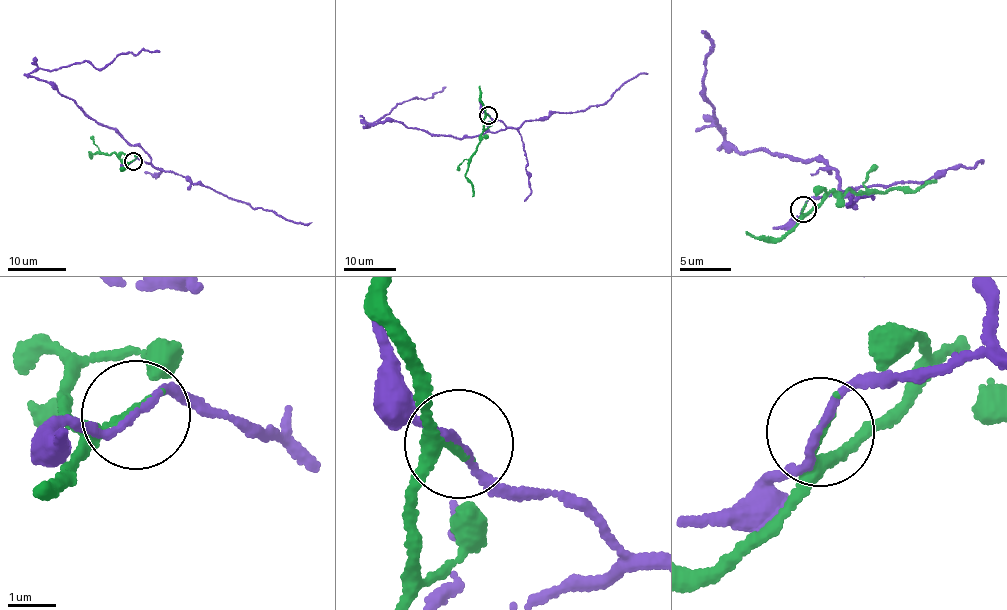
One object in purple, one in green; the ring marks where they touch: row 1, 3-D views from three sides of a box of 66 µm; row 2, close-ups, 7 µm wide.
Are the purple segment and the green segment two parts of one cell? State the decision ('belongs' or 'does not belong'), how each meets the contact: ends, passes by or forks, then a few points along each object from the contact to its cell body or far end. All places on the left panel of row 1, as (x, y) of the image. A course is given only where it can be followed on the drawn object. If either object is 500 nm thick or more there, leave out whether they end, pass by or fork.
does not belong | purple passes by | green ends | purple via (133, 161), (149, 163), (150, 156), (29, 74), (86, 61), (103, 68), (121, 53), (160, 52) | green via (133, 161), (125, 162), (121, 153), (118, 156), (113, 152), (89, 153), (90, 158), (89, 155)

